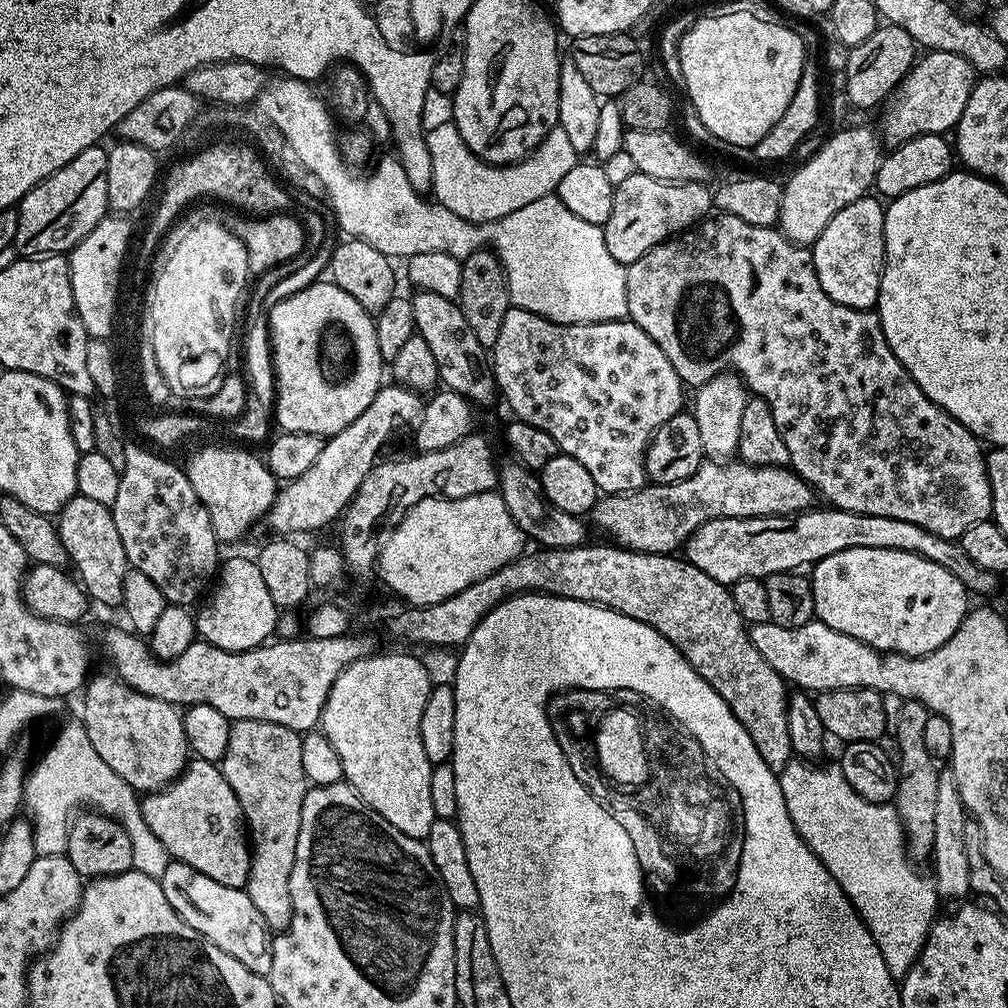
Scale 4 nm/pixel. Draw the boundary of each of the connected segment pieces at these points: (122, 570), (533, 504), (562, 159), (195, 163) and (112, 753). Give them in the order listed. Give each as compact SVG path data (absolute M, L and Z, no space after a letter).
M82 495L73 496L58 513L58 527L62 546L66 546L71 567L93 601L100 604L122 605L122 582L130 570L126 552L114 526L111 507L94 502Z
M519 462L511 463L499 465L498 491L502 502L506 502L506 510L510 510L510 518L514 518L525 537L542 548L577 548L589 543L589 525L581 517L566 514L566 510L558 510L558 506L551 504L541 492L537 473L533 469Z
M451 122L436 124L427 129L426 139L430 146L430 162L434 166L431 195L435 203L454 210L458 218L466 218L475 224L485 224L514 210L522 210L529 202L553 195L562 178L578 163L578 153L566 138L566 130L554 127L537 148L523 156L515 164L487 164L479 160L462 142L456 125Z
M251 143L248 144L212 144L201 147L191 153L181 164L176 164L168 172L168 181L164 184L164 193L156 204L156 213L147 221L152 230L148 237L148 248L159 249L168 227L180 216L187 204L195 202L199 196L213 196L224 204L233 204L233 209L253 216L270 216L285 211L288 204L289 189L279 179L272 177L265 157Z
M115 674L107 675L93 675L82 692L82 697L84 696L82 723L86 734L90 736L90 743L95 750L98 750L106 766L110 766L110 770L114 770L119 778L124 778L136 792L140 794L163 792L183 774L190 759L181 709L170 702L162 702L162 698L150 698L146 694L134 691Z

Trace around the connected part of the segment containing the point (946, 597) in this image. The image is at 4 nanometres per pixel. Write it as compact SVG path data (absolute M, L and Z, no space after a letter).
M861 548L838 550L838 554L830 554L830 558L822 558L814 565L810 572L810 579L816 607L815 619L842 634L850 634L850 638L858 638L858 642L866 642L871 648L877 648L879 652L897 652L903 656L930 654L934 650L938 650L938 646L942 646L956 633L958 626L970 611L970 603L968 604L970 593L962 582L958 582L958 578L954 578L954 574L950 574L950 570L942 570L942 566L938 566L938 562L930 562L918 554L910 554L902 550L862 550Z

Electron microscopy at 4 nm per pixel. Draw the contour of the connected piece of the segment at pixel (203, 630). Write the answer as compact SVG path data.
M242 556L225 559L219 567L213 588L210 598L199 612L197 610L194 618L197 635L201 639L219 649L244 652L261 646L275 633L280 610L270 597L270 590L255 559Z

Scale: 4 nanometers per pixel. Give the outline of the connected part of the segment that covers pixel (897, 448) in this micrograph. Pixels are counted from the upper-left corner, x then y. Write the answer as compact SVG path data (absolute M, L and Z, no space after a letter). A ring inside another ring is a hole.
M712 214L687 232L681 232L679 236L663 240L658 246L646 250L646 254L627 265L627 269L628 316L639 328L646 330L646 334L650 334L658 346L662 346L662 354L670 358L670 366L678 370L678 378L685 385L699 386L710 382L721 369L736 373L753 397L764 400L770 406L778 434L782 434L782 442L786 442L786 450L790 450L792 471L797 472L812 487L813 493L820 495L821 492L831 507L854 514L879 514L881 518L914 522L914 526L922 526L922 530L930 530L930 534L938 534L953 542L959 541L960 536L966 534L970 526L974 526L974 522L991 517L992 491L986 452L980 449L981 441L949 412L938 407L918 386L918 382L910 378L902 362L898 362L894 350L890 350L882 322L875 311L842 306L834 302L826 290L822 290L822 282L818 282L818 274L814 270L811 247L787 240L784 233L775 227L750 226L750 222L742 222L742 218Z

